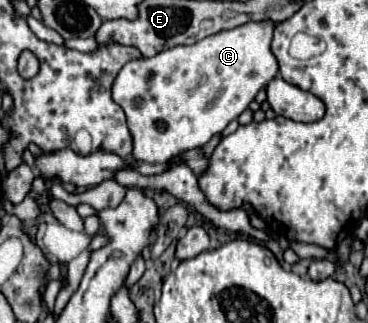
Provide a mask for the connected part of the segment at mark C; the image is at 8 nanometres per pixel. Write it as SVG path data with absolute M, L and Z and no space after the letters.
M270 20L246 22L234 30L222 30L190 46L182 44L162 50L152 58L130 60L114 78L112 98L124 108L128 118L128 128L134 140L132 158L164 164L184 150L204 146L214 134L220 134L232 120L236 120L256 94L278 74L278 62L270 50L274 26L276 24Z

